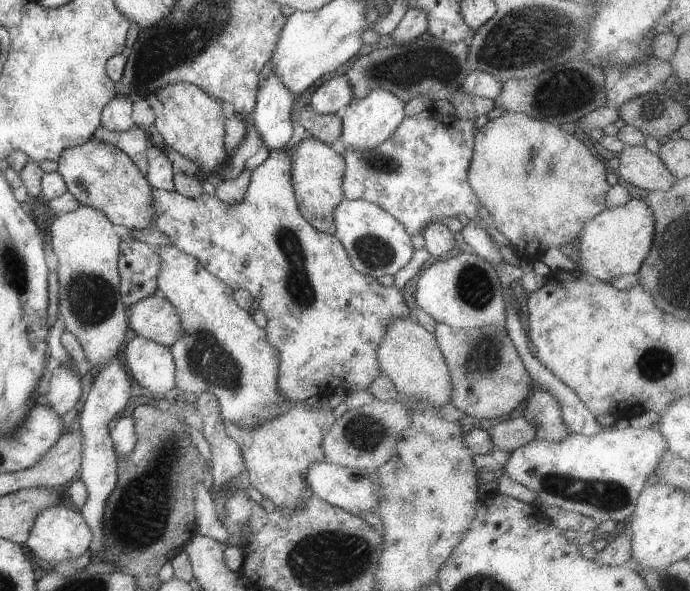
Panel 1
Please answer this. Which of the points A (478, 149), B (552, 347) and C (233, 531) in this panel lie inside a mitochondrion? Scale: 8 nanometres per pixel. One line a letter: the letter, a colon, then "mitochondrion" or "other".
A: other
B: other
C: other

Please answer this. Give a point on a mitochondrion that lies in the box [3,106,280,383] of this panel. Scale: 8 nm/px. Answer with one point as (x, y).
(91, 300)

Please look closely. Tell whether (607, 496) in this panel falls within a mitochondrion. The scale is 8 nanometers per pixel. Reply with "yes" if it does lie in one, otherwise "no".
yes

